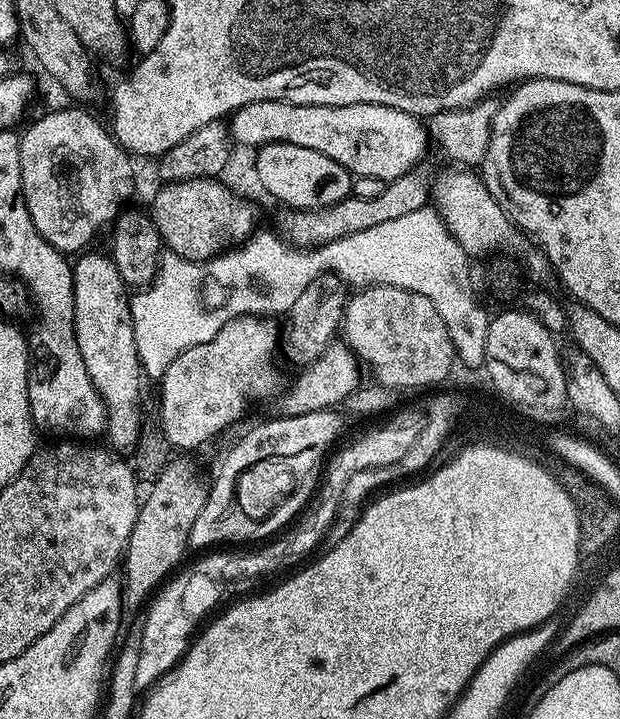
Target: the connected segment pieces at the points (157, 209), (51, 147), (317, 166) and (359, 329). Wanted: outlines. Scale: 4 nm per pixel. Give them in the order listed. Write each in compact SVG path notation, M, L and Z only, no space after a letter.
M198 178L165 183L152 202L150 215L169 251L188 261L204 261L251 236L256 228L255 208L249 199L241 198L221 179Z
M72 106L76 108L60 108L57 112L48 112L41 120L36 120L32 124L32 129L28 133L20 136L20 186L24 193L24 201L30 210L30 218L34 222L34 226L38 230L38 234L42 234L44 238L55 249L65 254L76 254L83 251L86 245L96 234L96 231L105 224L111 225L116 219L116 215L129 203L128 200L132 196L132 187L135 186L136 180L132 177L133 157L125 152L119 144L116 143L116 137L112 135L107 127L104 128L91 116L88 112L83 112L83 107Z
M263 144L256 149L256 164L258 179L265 193L281 200L285 209L318 211L352 196L352 173L318 150L293 144Z
M373 284L349 295L340 319L338 336L348 345L361 365L372 371L371 379L382 388L428 388L440 384L452 372L456 347L442 326L438 310L430 298L402 290L398 286Z

